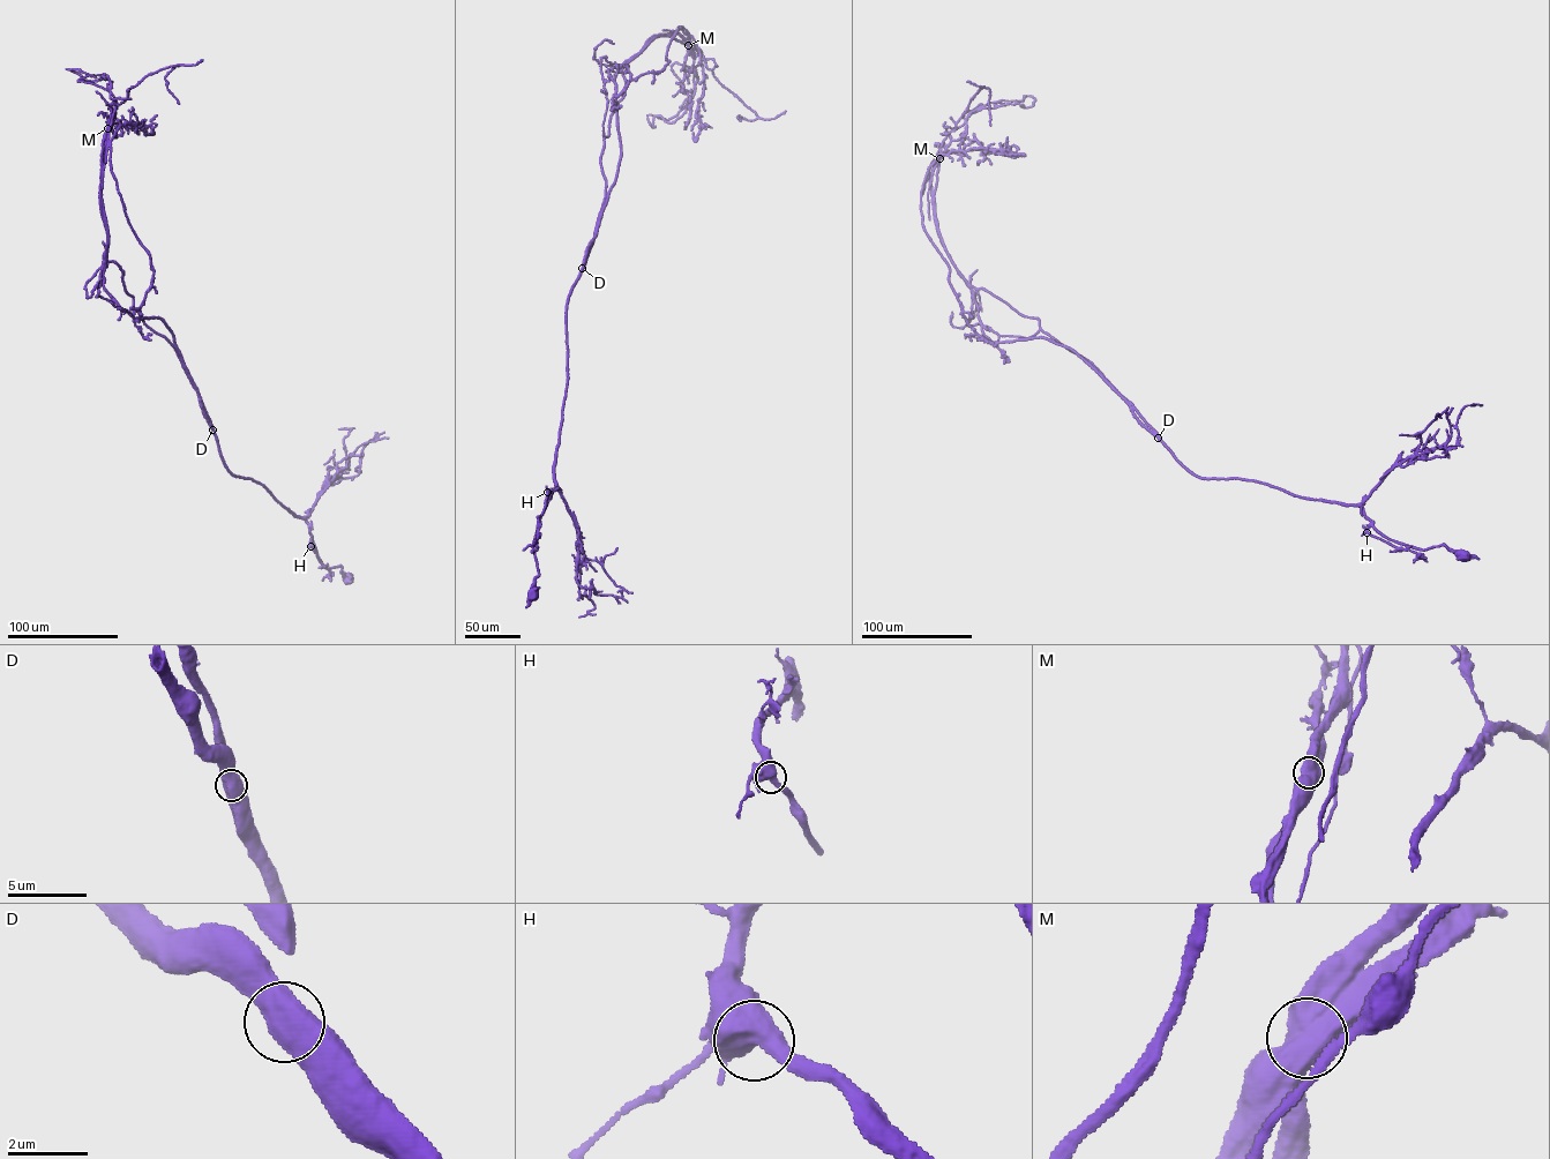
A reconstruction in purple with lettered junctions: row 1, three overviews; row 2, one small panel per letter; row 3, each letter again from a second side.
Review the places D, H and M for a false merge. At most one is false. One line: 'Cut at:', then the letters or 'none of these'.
Cut at: M

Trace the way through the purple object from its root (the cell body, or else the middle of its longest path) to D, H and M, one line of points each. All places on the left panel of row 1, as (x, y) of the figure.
D: (347, 581), (341, 566), (327, 568), (319, 560), (306, 520), (290, 513), (262, 485), (230, 472), (212, 430)
H: (347, 581), (341, 566), (326, 568), (317, 558), (312, 540), (311, 546)
M: (347, 581), (319, 560), (306, 520), (230, 472), (174, 348), (145, 324), (106, 259), (107, 128)

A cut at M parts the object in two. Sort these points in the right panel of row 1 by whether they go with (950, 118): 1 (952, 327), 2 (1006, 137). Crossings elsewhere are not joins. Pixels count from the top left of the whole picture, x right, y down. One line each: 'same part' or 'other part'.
1: same part
2: other part

